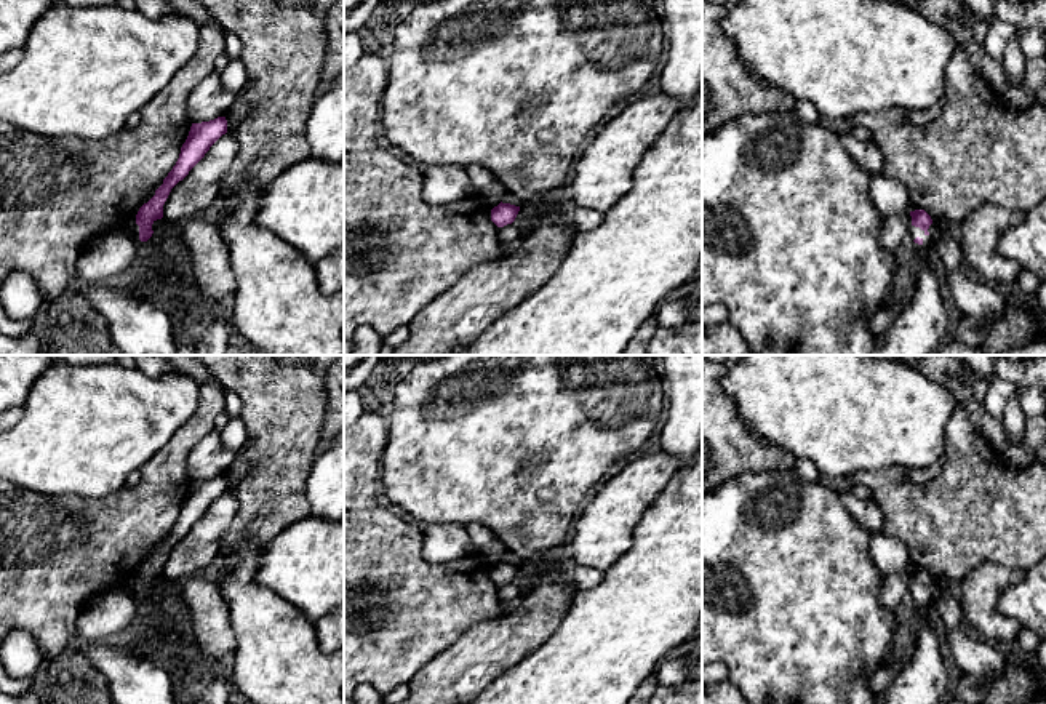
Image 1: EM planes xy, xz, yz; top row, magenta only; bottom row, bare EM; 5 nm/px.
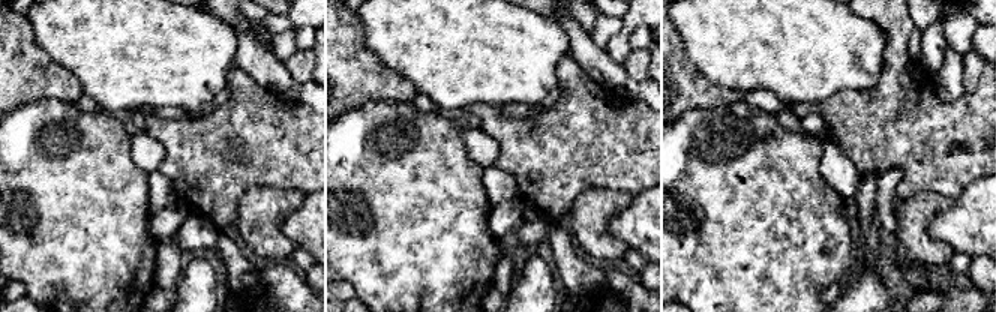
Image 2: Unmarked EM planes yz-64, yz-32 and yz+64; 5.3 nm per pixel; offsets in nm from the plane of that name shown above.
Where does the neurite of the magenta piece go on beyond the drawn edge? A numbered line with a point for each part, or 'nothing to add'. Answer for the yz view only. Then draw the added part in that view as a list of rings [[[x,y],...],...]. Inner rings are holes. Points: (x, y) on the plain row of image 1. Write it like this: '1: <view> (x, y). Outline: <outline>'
1: yz (923, 679). Outline: [[[934,581],[928,594],[920,586],[910,584],[912,597],[920,595],[921,603],[915,606],[923,611],[915,651],[902,669],[894,675],[894,682],[883,696],[883,704],[940,704],[948,685],[948,670],[942,658],[932,622],[928,611],[932,600]]]

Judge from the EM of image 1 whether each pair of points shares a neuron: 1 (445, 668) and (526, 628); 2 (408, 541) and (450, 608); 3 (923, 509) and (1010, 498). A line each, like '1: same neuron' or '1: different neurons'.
1: same neuron
2: same neuron
3: same neuron

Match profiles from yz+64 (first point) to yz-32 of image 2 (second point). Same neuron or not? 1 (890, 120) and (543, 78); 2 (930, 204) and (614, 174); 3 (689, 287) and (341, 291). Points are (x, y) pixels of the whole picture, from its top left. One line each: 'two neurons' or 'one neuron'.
1: two neurons
2: two neurons
3: two neurons

